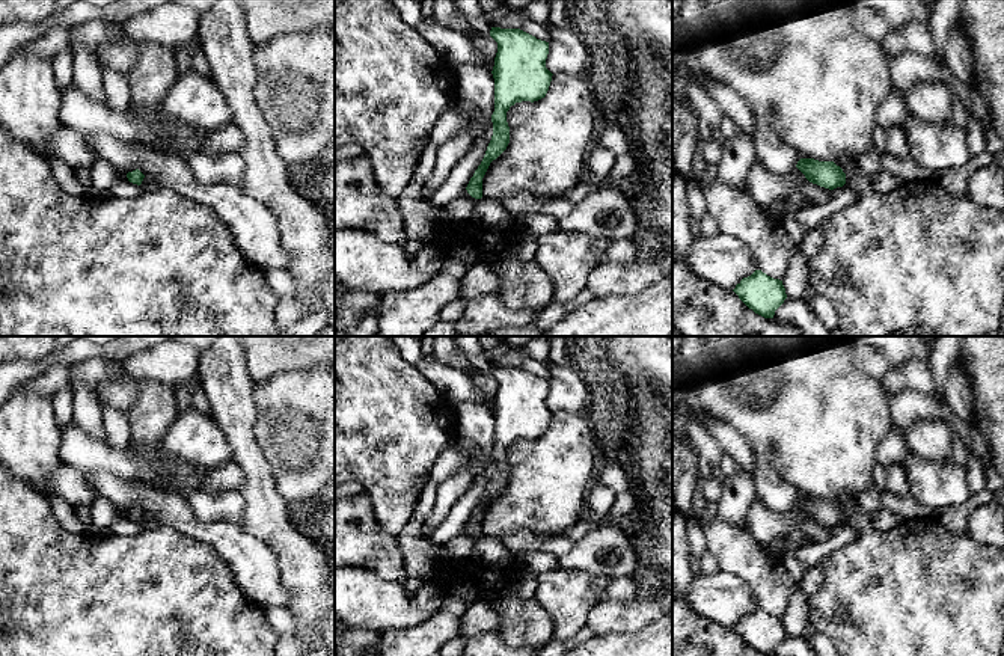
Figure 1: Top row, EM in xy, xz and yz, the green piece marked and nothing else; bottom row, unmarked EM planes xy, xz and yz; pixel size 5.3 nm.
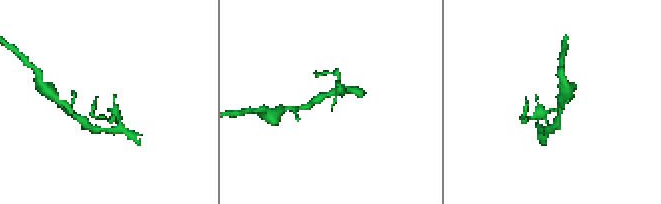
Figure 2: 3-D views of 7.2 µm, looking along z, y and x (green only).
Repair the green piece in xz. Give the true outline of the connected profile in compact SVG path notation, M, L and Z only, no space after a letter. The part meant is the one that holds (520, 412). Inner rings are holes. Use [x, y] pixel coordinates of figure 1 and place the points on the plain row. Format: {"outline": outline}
{"outline": "M491 365L490 374L497 380L491 409L494 416L493 474L481 502L466 525L467 531L475 537L482 535L482 516L490 501L510 481L507 449L516 440L534 440L544 436L553 413L546 406L549 380L537 377L520 366Z"}

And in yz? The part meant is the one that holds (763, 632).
{"outline": "M761 608L743 615L733 629L749 647L764 656L773 656L775 648L787 636L782 618L773 617Z"}

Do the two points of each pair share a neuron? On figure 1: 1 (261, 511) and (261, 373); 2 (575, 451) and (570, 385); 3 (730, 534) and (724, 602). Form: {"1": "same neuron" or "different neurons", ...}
{"1": "different neurons", "2": "different neurons", "3": "different neurons"}

